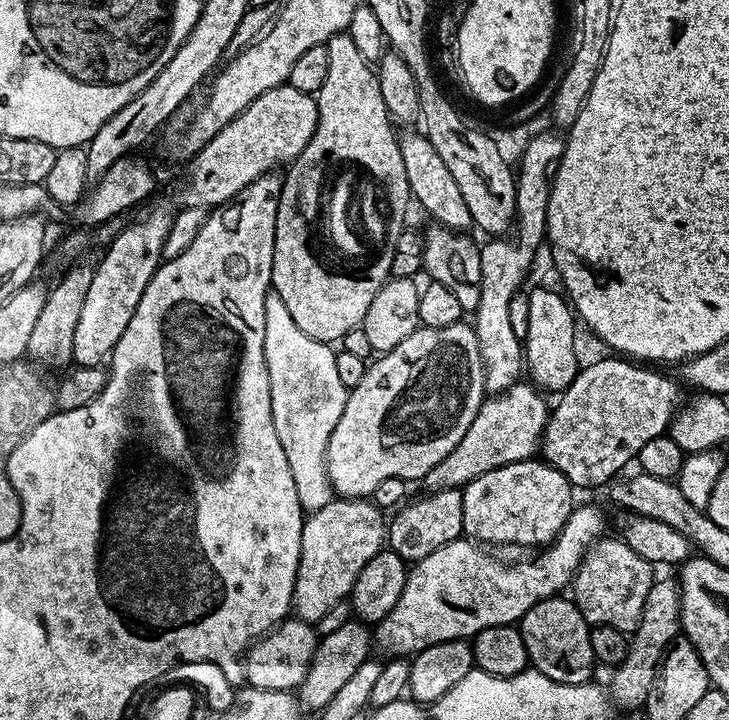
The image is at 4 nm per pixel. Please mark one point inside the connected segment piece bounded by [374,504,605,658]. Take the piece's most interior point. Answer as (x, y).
(455, 593)

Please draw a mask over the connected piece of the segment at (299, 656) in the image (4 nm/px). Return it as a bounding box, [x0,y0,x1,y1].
[242,618,318,692]

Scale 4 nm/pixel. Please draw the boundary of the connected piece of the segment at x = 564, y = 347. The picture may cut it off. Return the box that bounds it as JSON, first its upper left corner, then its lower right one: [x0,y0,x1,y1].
[522,287,578,394]

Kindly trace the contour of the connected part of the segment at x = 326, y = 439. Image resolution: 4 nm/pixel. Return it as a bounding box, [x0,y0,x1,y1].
[262,290,349,510]

